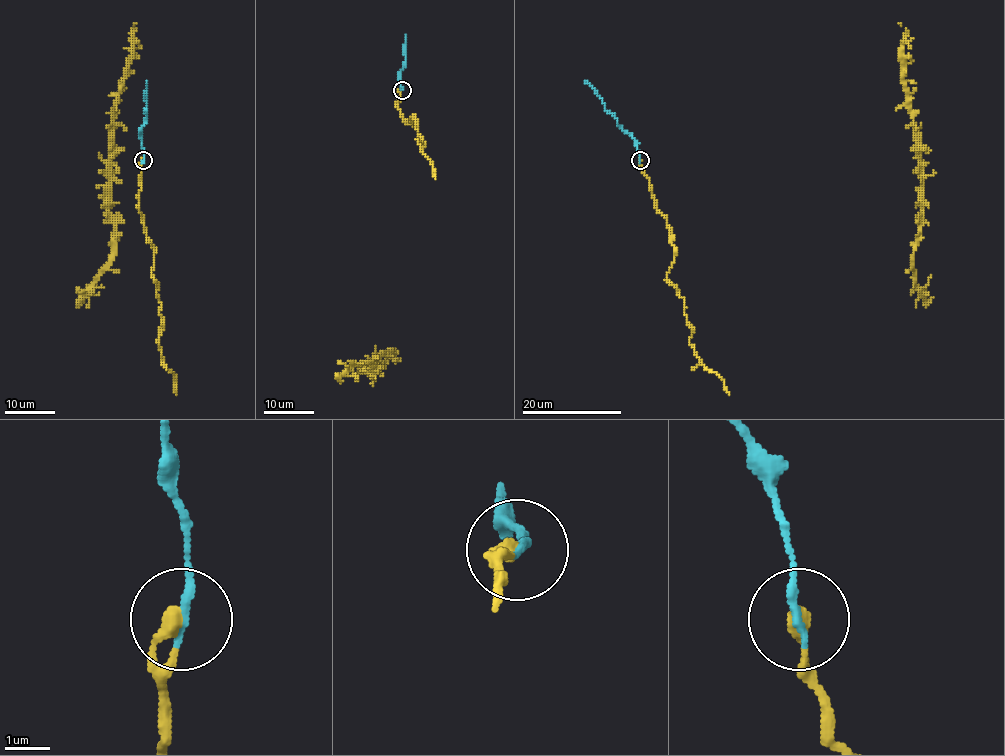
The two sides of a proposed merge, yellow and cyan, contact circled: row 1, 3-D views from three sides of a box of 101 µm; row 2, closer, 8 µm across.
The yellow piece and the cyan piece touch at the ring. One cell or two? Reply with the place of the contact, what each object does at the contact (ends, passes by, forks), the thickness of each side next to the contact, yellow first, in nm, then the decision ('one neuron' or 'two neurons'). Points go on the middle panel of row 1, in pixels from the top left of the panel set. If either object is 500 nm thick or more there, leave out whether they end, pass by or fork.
at (402, 90); yellow ends there; cyan ends there; 340 nm thick on the yellow side, 220 nm on the other; one neuron

